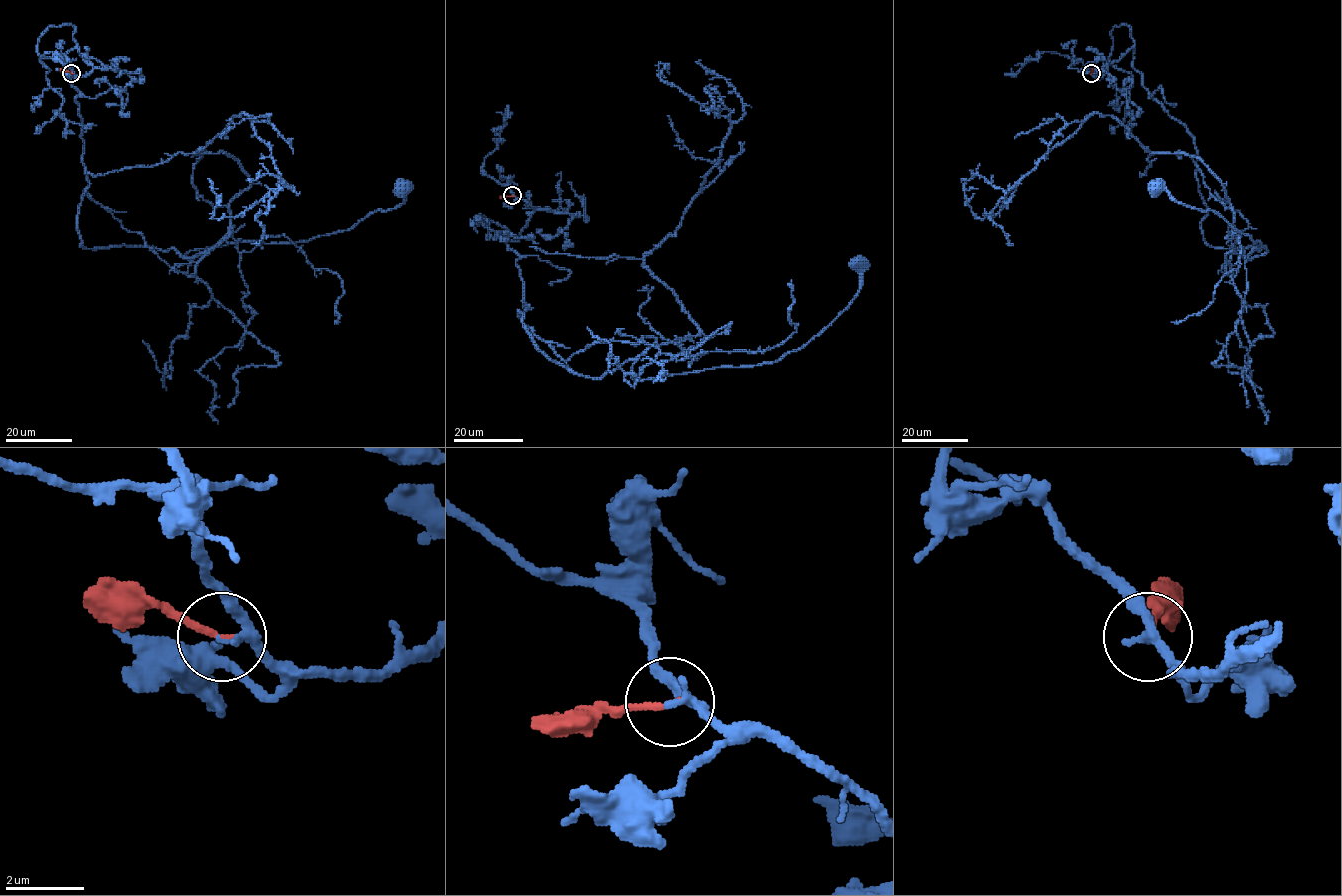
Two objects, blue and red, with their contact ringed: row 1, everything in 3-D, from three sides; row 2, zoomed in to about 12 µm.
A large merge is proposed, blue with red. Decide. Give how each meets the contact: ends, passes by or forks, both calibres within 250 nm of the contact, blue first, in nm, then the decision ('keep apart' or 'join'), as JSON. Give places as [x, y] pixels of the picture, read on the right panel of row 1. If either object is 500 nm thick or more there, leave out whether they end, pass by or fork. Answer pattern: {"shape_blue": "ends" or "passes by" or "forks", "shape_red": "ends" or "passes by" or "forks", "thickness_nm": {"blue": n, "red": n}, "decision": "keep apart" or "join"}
{"shape_blue": "passes by", "shape_red": "ends", "thickness_nm": {"blue": 200, "red": 150}, "decision": "join"}

